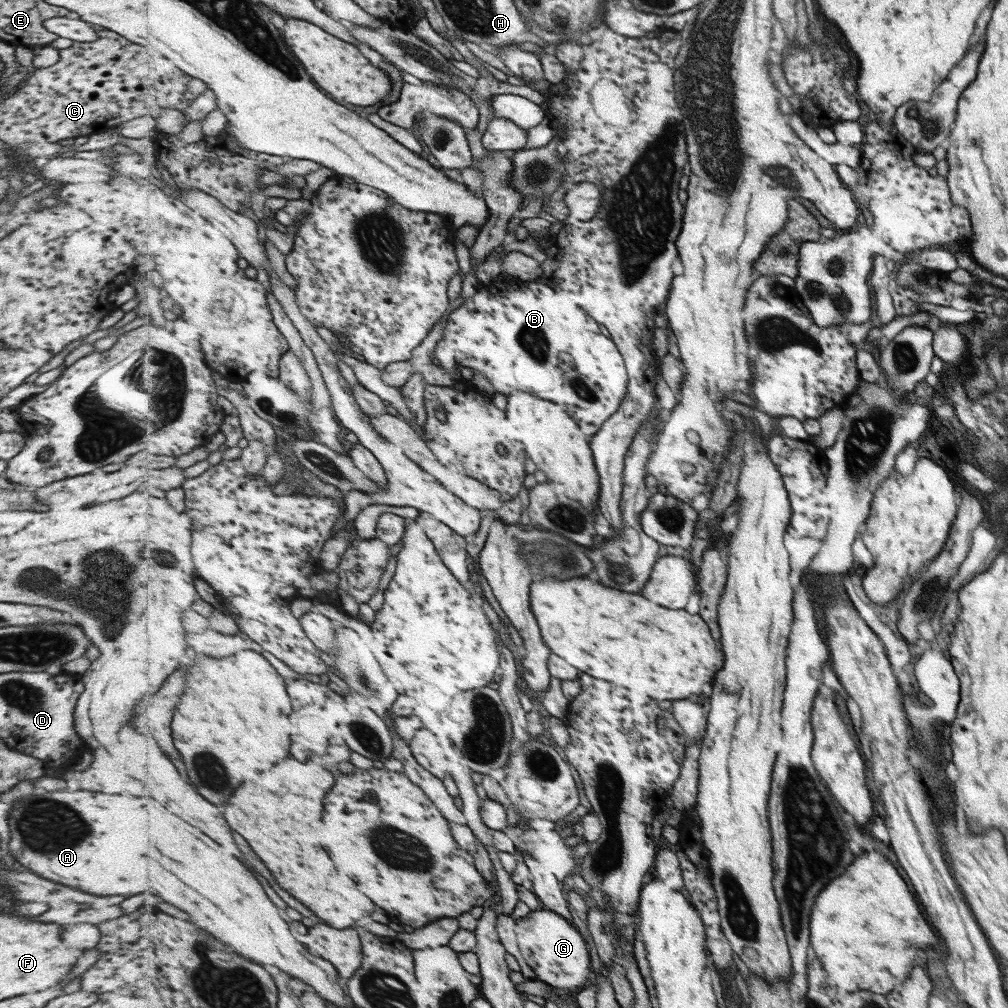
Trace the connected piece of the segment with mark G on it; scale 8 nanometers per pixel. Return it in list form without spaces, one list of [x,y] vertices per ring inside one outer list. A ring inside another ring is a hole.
[[[551,909],[530,911],[527,916],[516,919],[515,933],[519,950],[537,979],[561,992],[585,989],[593,974],[591,952],[578,927]]]

